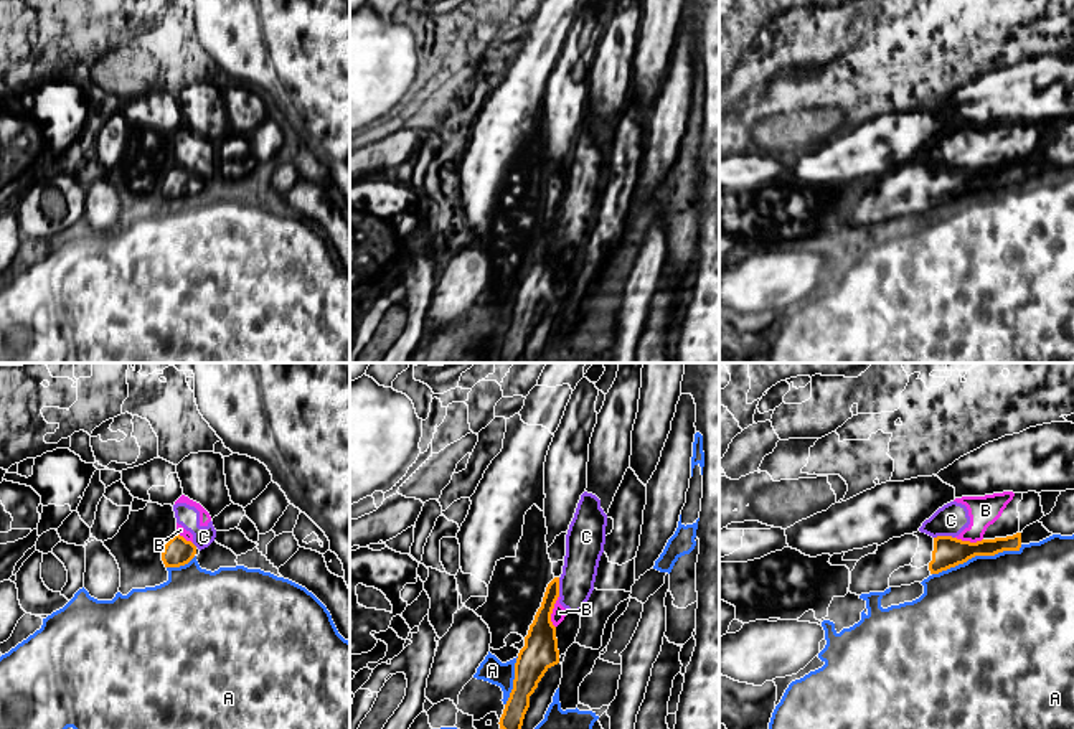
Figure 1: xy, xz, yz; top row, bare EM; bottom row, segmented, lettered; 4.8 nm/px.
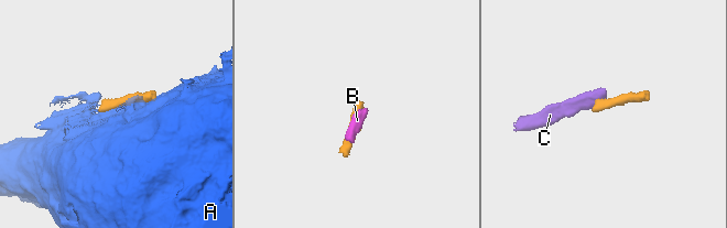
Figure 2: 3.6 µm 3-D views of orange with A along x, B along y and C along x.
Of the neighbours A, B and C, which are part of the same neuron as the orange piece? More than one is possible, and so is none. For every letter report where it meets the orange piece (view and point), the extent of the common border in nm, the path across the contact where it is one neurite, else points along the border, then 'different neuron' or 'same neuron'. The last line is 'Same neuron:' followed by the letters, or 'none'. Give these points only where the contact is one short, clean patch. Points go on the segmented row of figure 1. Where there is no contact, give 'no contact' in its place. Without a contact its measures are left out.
A: meets orange in yz at (977, 554); contact 460 nm long; different neuron
B: meets orange in xz at (551, 612); contact 160 nm long; border along xz (558, 596), (551, 614), (555, 627); different neuron
C: meets orange in yz at (944, 536); contact 100 nm long; border along yz (954, 536), (934, 538); different neuron
Same neuron: none

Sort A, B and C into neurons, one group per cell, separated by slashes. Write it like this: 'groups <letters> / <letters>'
groups A / B C

